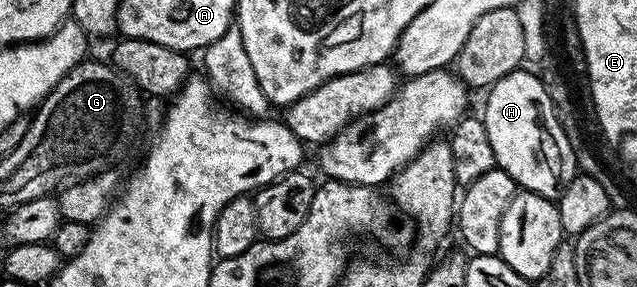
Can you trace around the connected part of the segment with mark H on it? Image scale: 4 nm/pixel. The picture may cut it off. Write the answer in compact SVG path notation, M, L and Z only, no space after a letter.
M519 68L501 78L495 86L489 87L487 94L490 95L486 98L486 111L481 111L480 117L488 128L488 140L492 143L497 169L508 172L508 176L512 176L515 187L557 200L564 192L564 188L568 188L568 184L574 179L575 151L556 118L552 100L549 99L549 94L539 75L534 72L529 74L526 68Z

